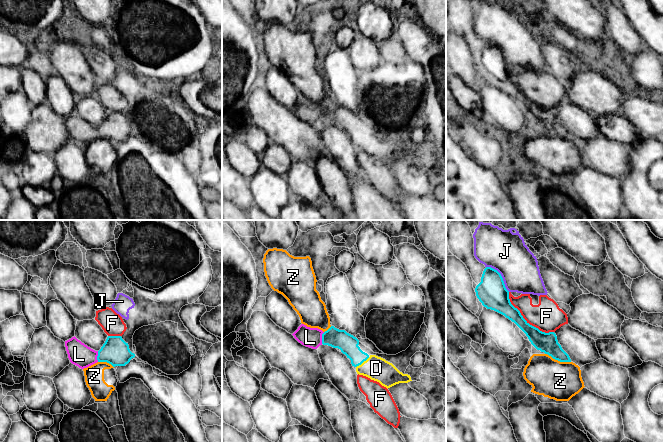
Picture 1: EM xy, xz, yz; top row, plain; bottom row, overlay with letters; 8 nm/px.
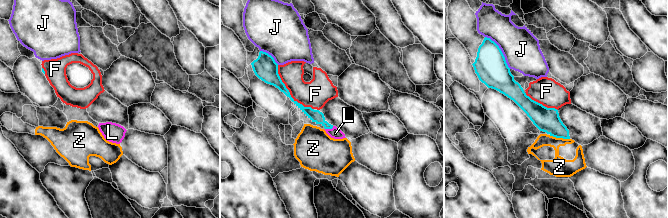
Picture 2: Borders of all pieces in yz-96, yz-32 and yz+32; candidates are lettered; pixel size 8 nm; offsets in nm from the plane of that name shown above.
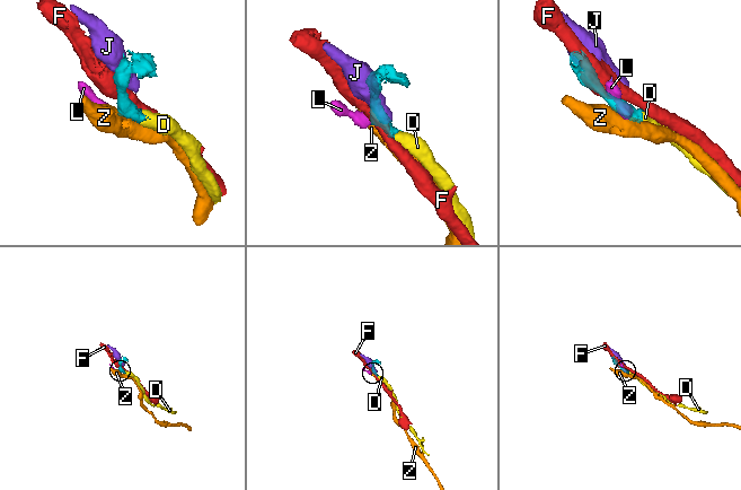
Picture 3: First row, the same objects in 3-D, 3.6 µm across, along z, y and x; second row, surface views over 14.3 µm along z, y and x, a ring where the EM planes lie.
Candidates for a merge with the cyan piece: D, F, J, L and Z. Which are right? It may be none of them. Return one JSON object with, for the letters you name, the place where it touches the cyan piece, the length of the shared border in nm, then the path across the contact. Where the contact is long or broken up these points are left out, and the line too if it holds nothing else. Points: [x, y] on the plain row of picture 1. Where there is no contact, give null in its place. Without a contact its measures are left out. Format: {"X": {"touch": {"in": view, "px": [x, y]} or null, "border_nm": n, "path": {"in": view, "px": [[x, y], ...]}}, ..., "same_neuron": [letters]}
{"D": {"touch": {"in": "xz", "px": [362, 138]}, "border_nm": 140, "path": {"in": "xz", "px": [[348, 120], [362, 138], [366, 142], [376, 144]]}}, "L": {"touch": {"in": "xz", "px": [322, 114]}, "border_nm": 100, "path": {"in": "xz", "px": [[348, 120], [337, 114], [322, 114], [310, 113]]}}, "same_neuron": ["D", "L"]}

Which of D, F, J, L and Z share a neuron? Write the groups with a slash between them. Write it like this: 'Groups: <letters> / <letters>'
Groups: D L / F / J / Z

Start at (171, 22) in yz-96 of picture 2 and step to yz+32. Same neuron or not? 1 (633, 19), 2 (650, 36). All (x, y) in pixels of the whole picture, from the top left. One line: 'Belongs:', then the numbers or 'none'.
Belongs: none

